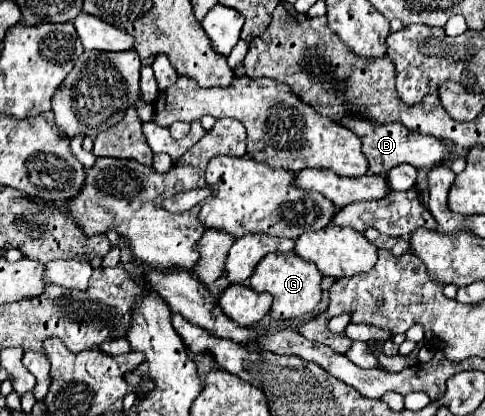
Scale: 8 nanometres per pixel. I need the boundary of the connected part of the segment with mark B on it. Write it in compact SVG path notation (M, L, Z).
M347 115L347 117L343 117L343 125L353 129L359 135L359 139L363 141L363 153L369 159L369 171L371 173L387 173L389 169L393 169L401 163L409 163L417 169L431 169L433 165L439 165L445 157L449 157L449 149L443 145L443 141L429 137L429 135L415 133L401 123L379 125L375 121L367 121L361 117L349 117Z

